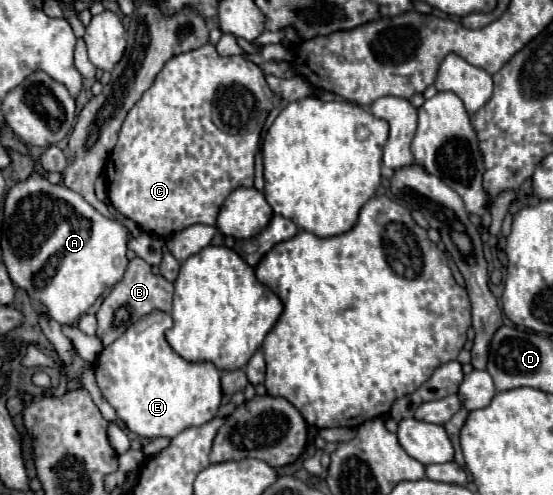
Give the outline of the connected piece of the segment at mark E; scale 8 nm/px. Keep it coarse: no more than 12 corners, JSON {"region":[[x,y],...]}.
{"region":[[153,311],[101,351],[95,377],[139,437],[175,437],[221,403]]}

